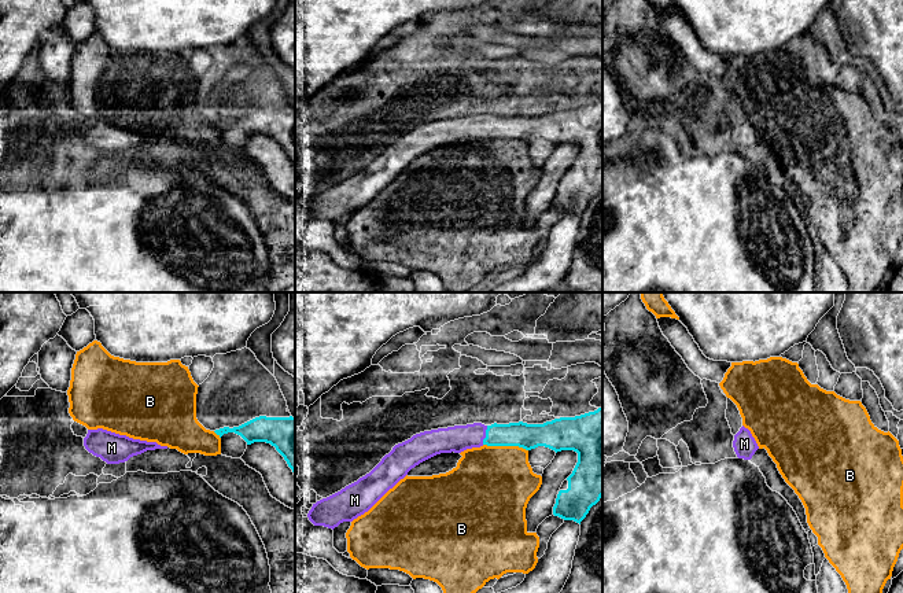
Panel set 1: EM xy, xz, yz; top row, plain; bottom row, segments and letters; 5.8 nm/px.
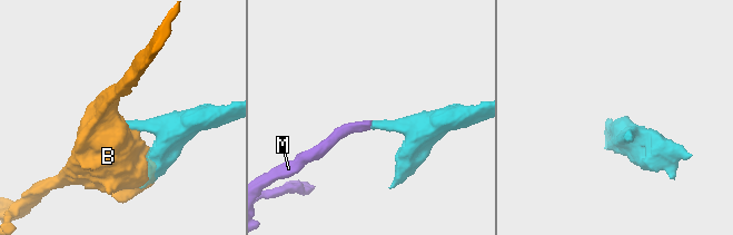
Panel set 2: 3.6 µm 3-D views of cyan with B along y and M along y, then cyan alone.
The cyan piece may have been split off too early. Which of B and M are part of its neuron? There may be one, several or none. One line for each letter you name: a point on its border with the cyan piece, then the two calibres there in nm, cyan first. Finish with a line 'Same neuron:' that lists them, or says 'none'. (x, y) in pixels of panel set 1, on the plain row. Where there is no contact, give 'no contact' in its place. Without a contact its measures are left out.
M: contact xz (486, 128); calibres 150 and 160 nm
Same neuron: M

